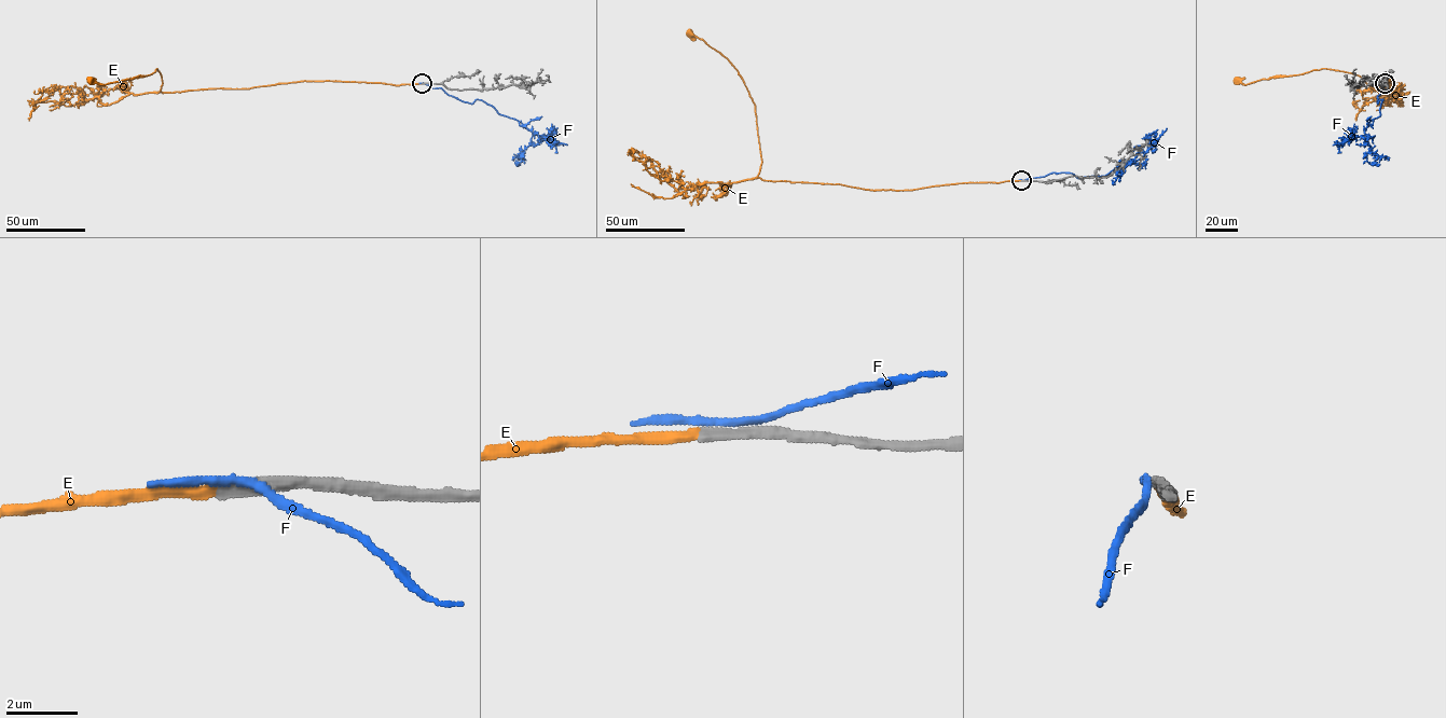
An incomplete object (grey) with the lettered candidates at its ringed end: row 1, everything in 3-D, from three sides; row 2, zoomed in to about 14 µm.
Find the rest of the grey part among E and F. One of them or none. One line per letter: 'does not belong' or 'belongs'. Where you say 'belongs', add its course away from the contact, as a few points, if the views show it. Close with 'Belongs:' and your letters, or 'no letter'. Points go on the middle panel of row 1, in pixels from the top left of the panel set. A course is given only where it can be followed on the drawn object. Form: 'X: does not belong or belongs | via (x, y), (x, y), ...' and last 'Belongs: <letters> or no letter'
E: belongs | via (1021, 180), (897, 190), (757, 178), (761, 162), (752, 98), (729, 60), (687, 31)
F: does not belong
Belongs: E

